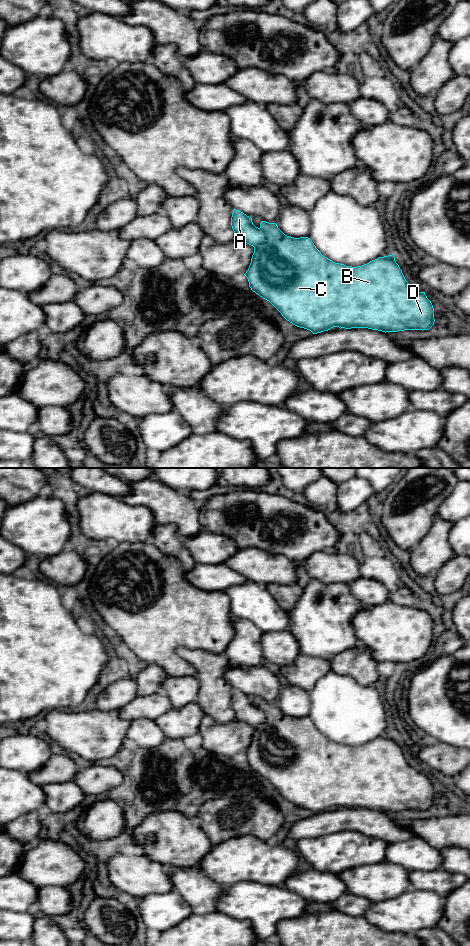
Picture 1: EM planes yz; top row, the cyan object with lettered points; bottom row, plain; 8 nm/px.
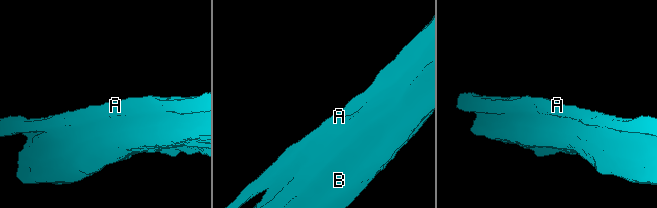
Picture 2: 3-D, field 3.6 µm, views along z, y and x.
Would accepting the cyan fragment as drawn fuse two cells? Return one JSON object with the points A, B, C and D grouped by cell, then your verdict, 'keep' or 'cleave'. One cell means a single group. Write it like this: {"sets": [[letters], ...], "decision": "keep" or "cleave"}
{"sets": [["A"], ["B", "C", "D"]], "decision": "cleave"}

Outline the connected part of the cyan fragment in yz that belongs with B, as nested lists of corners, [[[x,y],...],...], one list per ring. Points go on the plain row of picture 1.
[[[262,701],[260,703],[260,709],[265,713],[266,720],[264,723],[254,727],[254,733],[251,738],[251,743],[248,750],[244,754],[249,762],[249,767],[253,772],[258,774],[263,779],[269,781],[281,795],[293,805],[310,810],[313,814],[328,811],[333,807],[351,809],[351,808],[368,808],[372,810],[378,810],[382,812],[398,812],[404,810],[429,810],[435,802],[434,788],[431,781],[425,775],[425,772],[419,772],[414,769],[406,761],[402,750],[395,741],[394,735],[388,735],[379,737],[370,741],[362,746],[352,747],[344,744],[335,743],[327,737],[323,736],[321,732],[316,728],[312,720],[308,717],[294,718],[285,715],[277,706],[276,703],[269,703]]]

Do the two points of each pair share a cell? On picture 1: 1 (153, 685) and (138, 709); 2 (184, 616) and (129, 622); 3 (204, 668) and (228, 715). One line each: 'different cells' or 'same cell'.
1: different cells
2: same cell
3: same cell

